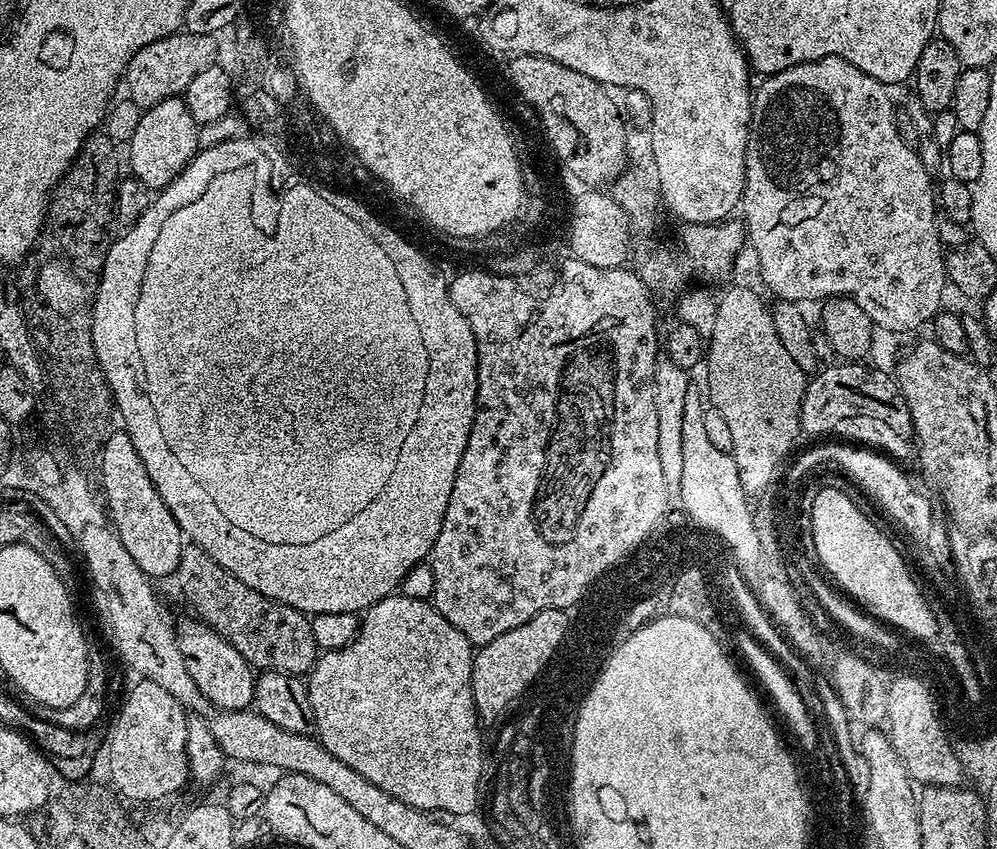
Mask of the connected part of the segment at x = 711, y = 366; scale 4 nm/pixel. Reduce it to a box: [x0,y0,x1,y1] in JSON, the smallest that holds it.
[706,288,806,492]

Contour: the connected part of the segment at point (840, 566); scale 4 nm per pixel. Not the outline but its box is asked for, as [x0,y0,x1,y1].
[815,489,936,642]

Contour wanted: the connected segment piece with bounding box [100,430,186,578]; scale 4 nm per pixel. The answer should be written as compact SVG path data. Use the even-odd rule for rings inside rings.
M116 430L111 433L107 443L107 452L100 456L100 486L103 503L106 505L106 516L111 527L115 528L118 538L122 538L122 546L126 546L130 558L138 562L138 570L142 570L149 578L156 576L171 577L176 571L182 550L186 547L186 537L181 532L174 514L162 502L154 482L150 482L150 474L146 474L146 466L142 466L142 458L138 458L138 450L134 450L134 442L130 442L128 433Z

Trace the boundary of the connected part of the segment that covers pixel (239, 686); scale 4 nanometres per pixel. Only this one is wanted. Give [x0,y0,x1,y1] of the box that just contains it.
[175,618,256,712]

